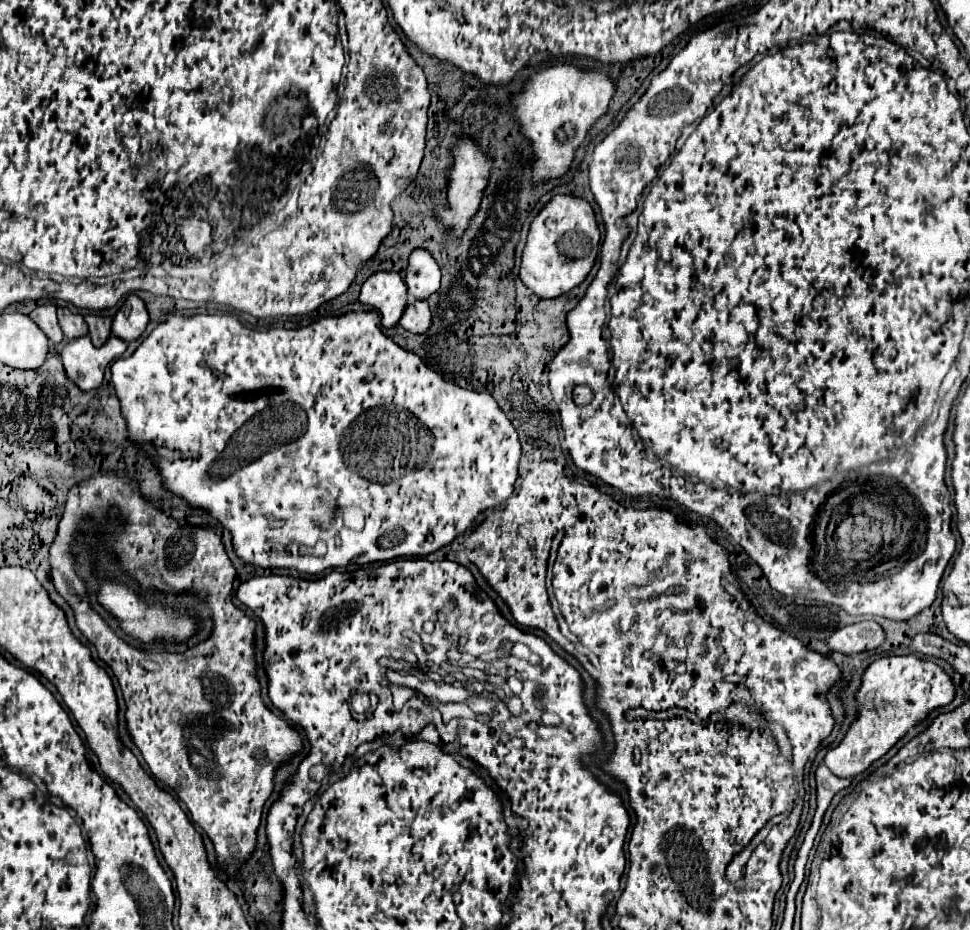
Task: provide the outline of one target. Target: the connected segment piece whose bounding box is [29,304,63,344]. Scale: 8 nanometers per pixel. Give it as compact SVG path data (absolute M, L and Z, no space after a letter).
M43 304L43 306L35 308L29 316L31 316L31 320L43 330L43 334L45 334L51 342L59 344L59 342L63 340L63 332L61 332L61 328L59 328L59 324L57 324L57 314L55 314L55 306L53 306L53 304Z

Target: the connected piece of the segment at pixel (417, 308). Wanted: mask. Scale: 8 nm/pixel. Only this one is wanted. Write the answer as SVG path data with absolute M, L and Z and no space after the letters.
M415 300L415 302L407 304L407 308L405 308L399 324L405 330L411 330L415 334L427 332L427 328L431 326L431 310L429 310L427 300Z

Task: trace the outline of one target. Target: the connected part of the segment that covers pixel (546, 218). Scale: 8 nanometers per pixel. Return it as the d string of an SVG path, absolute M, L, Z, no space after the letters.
M557 194L533 218L521 256L519 278L539 298L555 298L579 286L597 258L597 220L587 200Z

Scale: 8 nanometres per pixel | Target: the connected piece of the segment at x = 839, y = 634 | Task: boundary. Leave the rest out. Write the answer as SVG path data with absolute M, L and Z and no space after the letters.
M865 620L865 622L857 622L845 628L839 628L833 632L833 636L825 640L825 644L831 650L841 652L841 654L857 654L865 650L875 650L883 642L885 642L885 632L873 620Z

